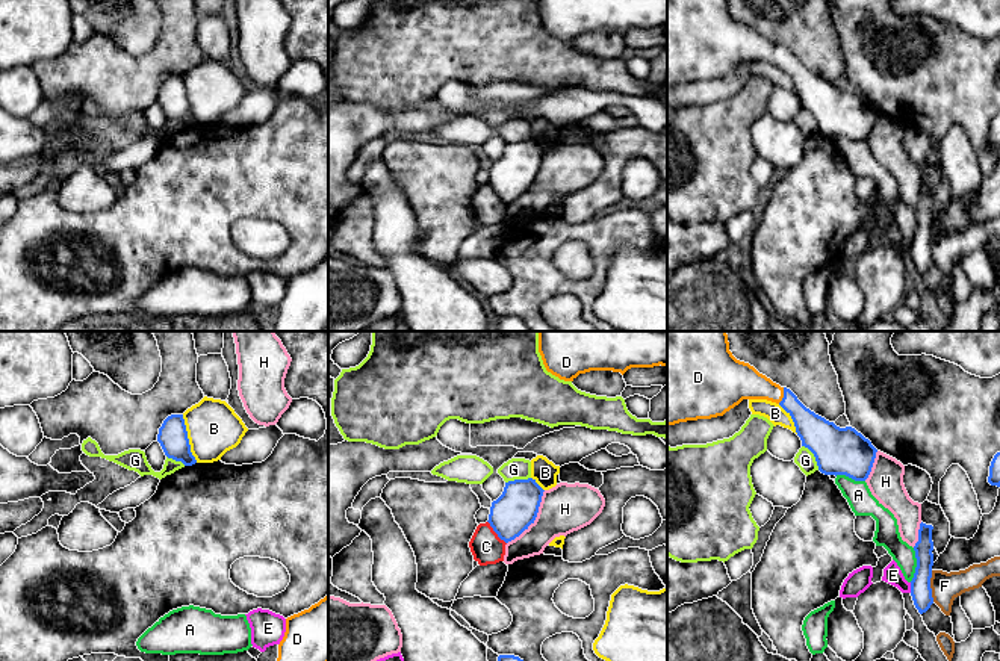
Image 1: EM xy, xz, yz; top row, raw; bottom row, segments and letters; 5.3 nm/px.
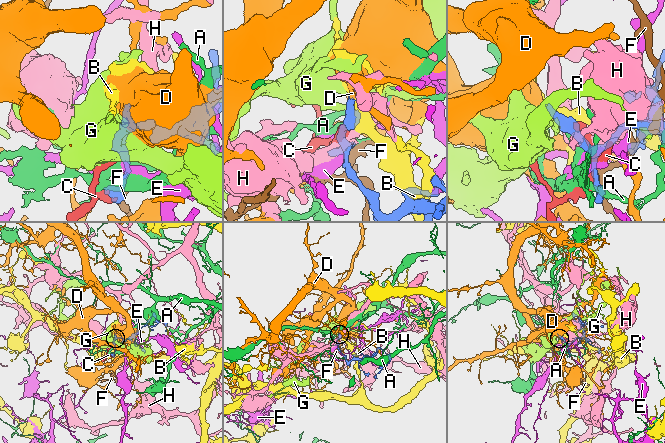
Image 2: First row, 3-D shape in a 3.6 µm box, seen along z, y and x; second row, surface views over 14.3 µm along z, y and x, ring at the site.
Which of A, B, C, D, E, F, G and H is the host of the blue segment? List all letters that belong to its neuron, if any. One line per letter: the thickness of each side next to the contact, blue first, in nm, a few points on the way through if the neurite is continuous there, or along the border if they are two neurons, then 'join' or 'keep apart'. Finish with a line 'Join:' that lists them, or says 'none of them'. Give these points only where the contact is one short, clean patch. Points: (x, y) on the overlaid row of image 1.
A: 110 nm thick on the blue side, 130 nm on the other; keep apart
B: 160 nm thick on the blue side, 280 nm on the other; keep apart
C: 220 nm thick on the blue side, 170 nm on the other; keep apart
D: 170 nm thick on the blue side, 200 nm on the other; runs through yz (814, 431), (784, 395), (740, 380); join
E: 110 nm thick on the blue side, 100 nm on the other; keep apart
F: 110 nm thick on the blue side, 150 nm on the other; keep apart
G: 260 nm thick on the blue side, 100 nm on the other; border along yz (802, 445), (813, 454), (819, 469); keep apart
H: 220 nm thick on the blue side, 260 nm on the other; keep apart
Join: D

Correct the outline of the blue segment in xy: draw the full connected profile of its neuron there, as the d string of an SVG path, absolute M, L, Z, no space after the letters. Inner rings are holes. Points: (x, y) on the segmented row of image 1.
M171 414L163 420L159 428L157 442L168 458L182 461L185 466L197 463L191 452L183 414Z

